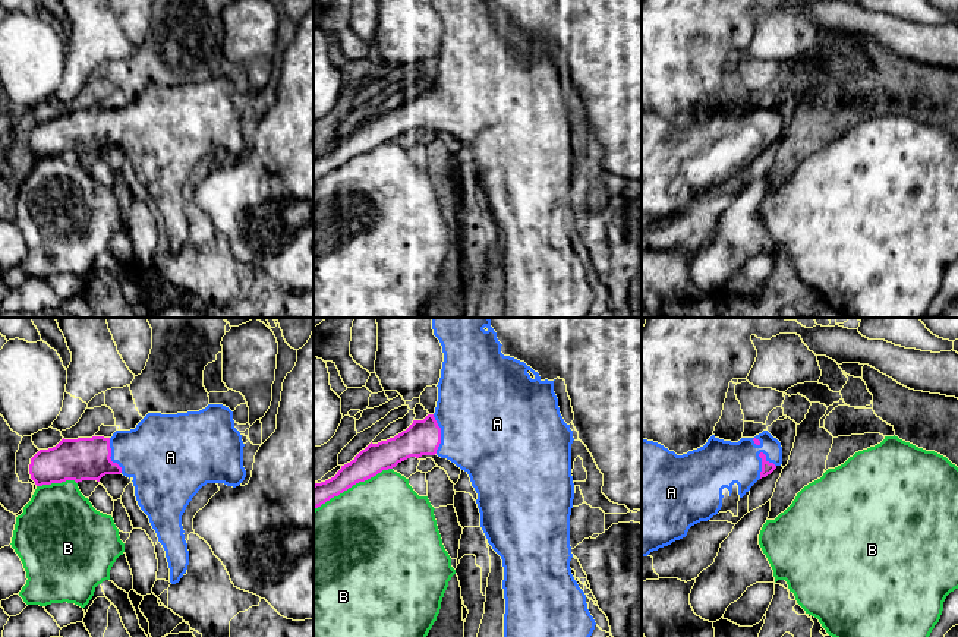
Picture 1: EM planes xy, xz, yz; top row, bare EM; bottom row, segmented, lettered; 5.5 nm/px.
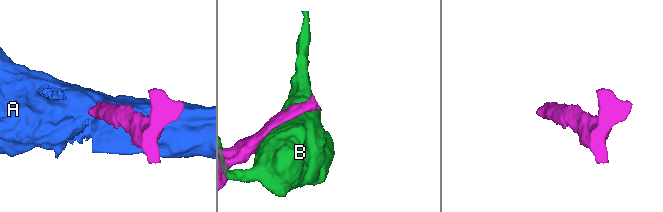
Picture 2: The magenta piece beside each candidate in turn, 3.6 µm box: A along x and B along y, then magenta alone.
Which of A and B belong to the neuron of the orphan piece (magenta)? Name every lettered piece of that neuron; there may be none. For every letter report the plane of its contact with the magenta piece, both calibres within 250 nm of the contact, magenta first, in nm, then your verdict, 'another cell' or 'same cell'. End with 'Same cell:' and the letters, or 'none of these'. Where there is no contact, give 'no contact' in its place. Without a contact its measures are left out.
A: meets magenta in yz; 70 nm thick on the magenta side, 260 nm on the other; same cell
B: meets magenta in xz; 160 nm thick on the magenta side, 480 nm on the other; another cell
Same cell: A

